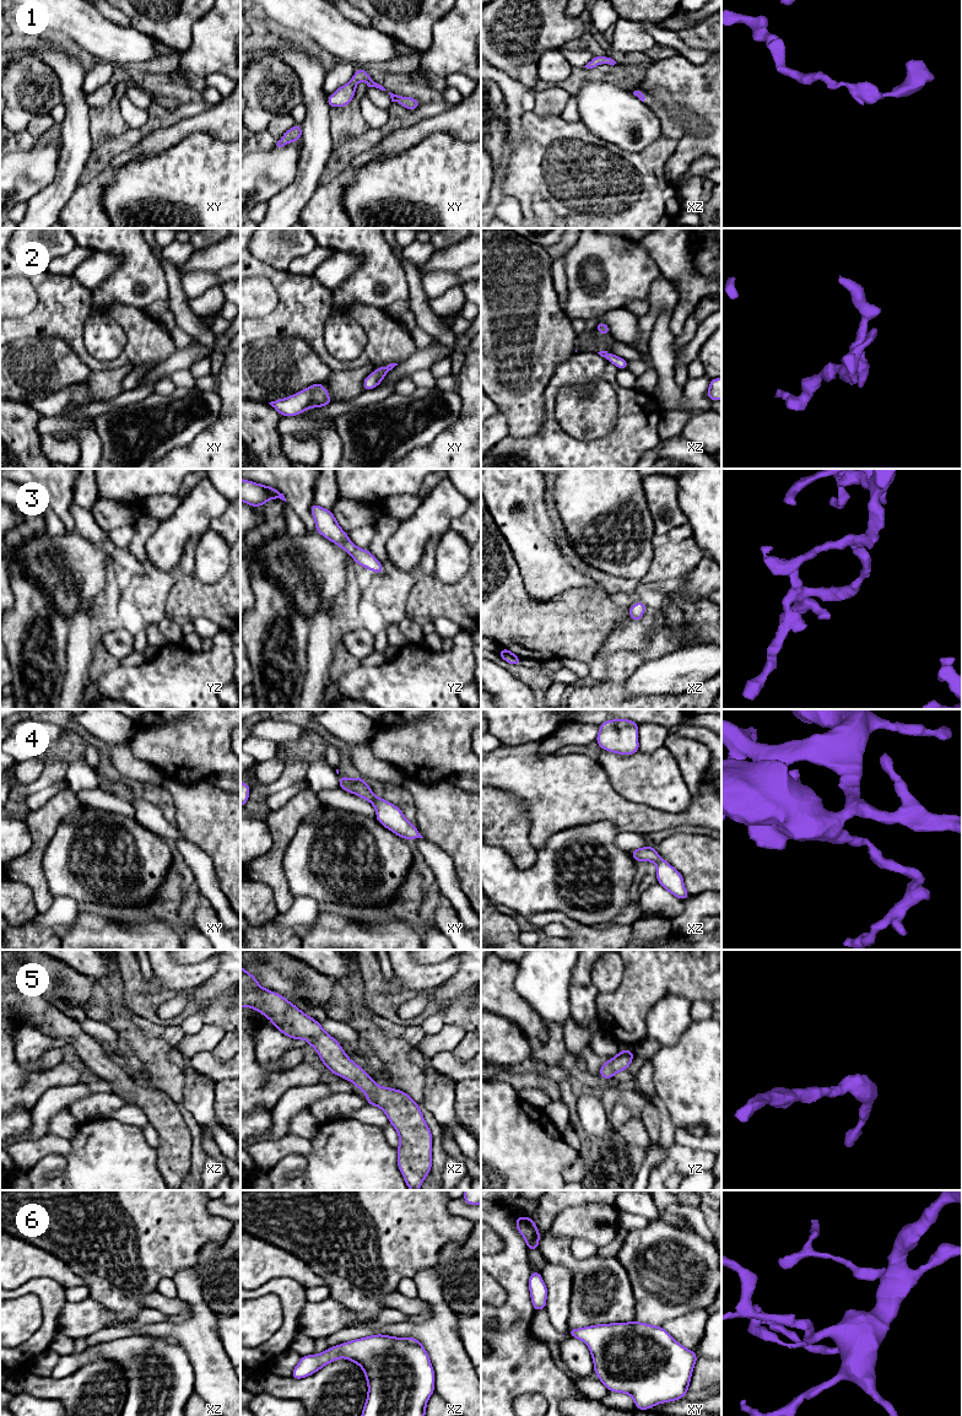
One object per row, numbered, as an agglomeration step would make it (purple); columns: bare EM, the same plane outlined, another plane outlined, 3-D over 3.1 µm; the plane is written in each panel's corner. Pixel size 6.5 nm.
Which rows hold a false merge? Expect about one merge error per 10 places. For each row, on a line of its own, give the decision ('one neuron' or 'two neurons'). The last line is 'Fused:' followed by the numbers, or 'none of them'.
1: one neuron
2: one neuron
3: one neuron
4: one neuron
5: one neuron
6: one neuron
Fused: none of them

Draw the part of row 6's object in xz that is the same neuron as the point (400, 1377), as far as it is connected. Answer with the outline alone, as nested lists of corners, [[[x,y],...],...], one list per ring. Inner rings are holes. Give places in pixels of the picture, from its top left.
[[[377,1334],[328,1347],[323,1353],[302,1356],[291,1378],[312,1376],[340,1357],[357,1363],[364,1372],[368,1394],[361,1416],[425,1416],[427,1400],[434,1393],[434,1371],[417,1339]]]

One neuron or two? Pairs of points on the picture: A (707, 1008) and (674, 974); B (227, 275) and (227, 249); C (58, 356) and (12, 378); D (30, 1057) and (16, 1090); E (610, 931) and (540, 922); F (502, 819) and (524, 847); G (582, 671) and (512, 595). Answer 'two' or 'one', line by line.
A: two
B: two
C: one
D: two
E: one
F: one
G: two

